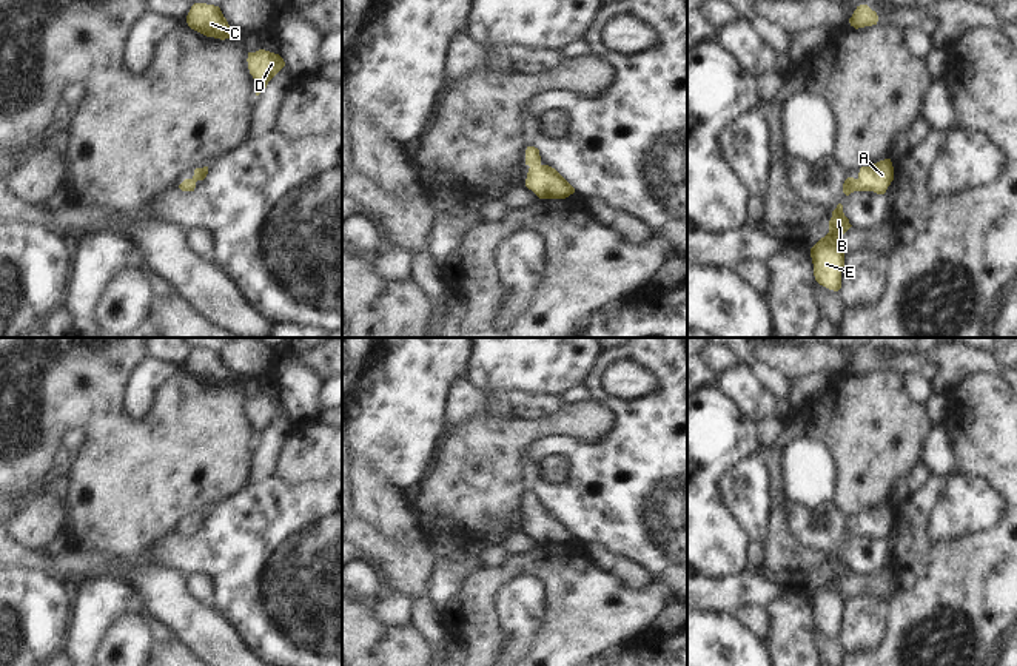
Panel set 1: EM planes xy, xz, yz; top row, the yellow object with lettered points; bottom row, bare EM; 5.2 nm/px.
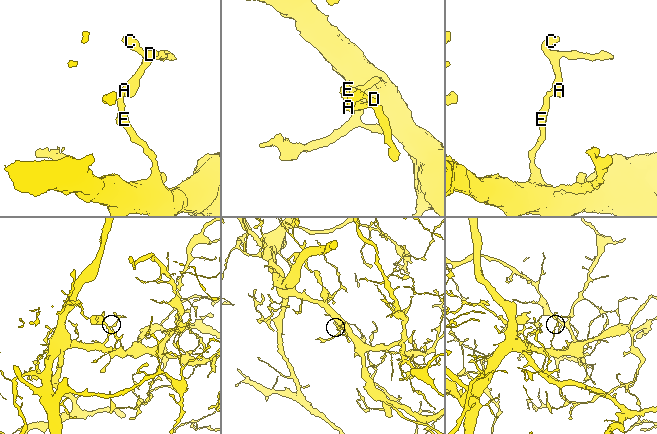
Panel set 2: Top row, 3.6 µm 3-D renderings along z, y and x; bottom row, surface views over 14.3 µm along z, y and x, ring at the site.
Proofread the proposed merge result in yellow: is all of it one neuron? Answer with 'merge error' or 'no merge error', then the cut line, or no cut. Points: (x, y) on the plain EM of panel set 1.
no merge error | no cut

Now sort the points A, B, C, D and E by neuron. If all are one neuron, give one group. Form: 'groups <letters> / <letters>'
groups A B C D E

